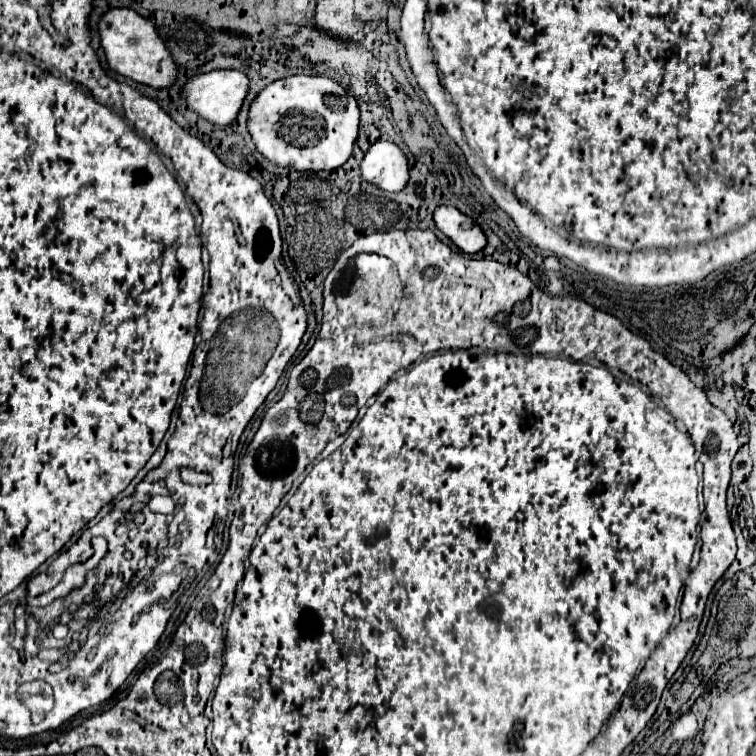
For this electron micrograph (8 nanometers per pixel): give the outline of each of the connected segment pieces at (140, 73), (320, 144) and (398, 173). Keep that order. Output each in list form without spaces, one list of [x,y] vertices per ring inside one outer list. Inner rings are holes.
[[[109,8],[105,14],[101,14],[97,32],[101,38],[101,48],[105,52],[107,64],[113,72],[153,88],[167,88],[175,82],[175,74],[177,74],[175,60],[171,58],[167,46],[155,32],[155,26],[143,16],[139,16],[135,10]]]
[[[287,76],[267,84],[251,102],[247,132],[257,150],[273,164],[291,170],[335,170],[347,162],[357,138],[355,98],[327,76]]]
[[[375,142],[361,160],[361,178],[385,192],[399,192],[409,180],[407,158],[393,142]]]

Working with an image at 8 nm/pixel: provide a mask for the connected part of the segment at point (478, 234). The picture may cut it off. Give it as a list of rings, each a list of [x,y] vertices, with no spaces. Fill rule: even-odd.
[[[439,206],[433,214],[433,220],[435,226],[465,254],[475,254],[487,244],[481,228],[453,206]]]

